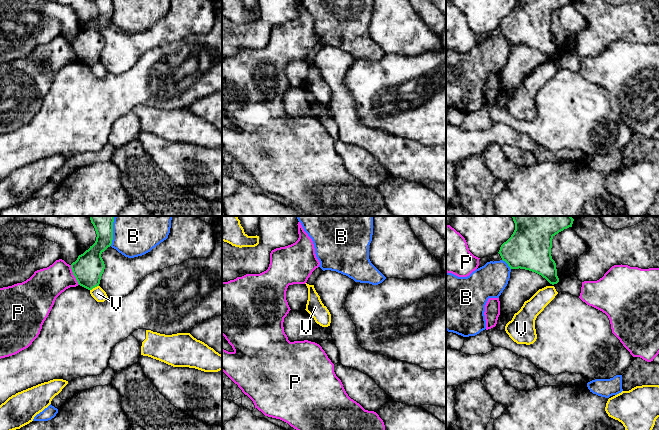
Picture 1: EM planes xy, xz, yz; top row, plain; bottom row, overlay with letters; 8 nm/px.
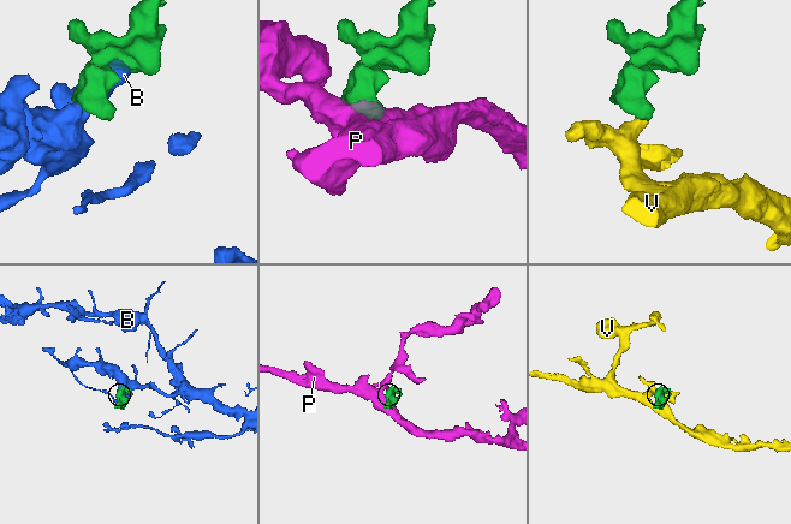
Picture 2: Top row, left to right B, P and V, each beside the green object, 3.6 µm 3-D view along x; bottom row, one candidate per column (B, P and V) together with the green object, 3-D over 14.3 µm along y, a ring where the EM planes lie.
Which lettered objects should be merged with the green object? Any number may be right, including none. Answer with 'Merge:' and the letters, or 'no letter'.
Merge: no letter

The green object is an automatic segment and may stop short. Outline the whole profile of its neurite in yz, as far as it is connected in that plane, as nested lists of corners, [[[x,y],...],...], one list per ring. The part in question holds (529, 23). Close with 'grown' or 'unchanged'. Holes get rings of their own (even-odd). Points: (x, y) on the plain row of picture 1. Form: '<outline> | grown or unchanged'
[[[515,0],[511,13],[504,18],[499,30],[510,45],[525,45],[545,54],[550,60],[559,58],[556,39],[551,32],[552,15],[559,8],[572,3],[572,0]]] | unchanged

